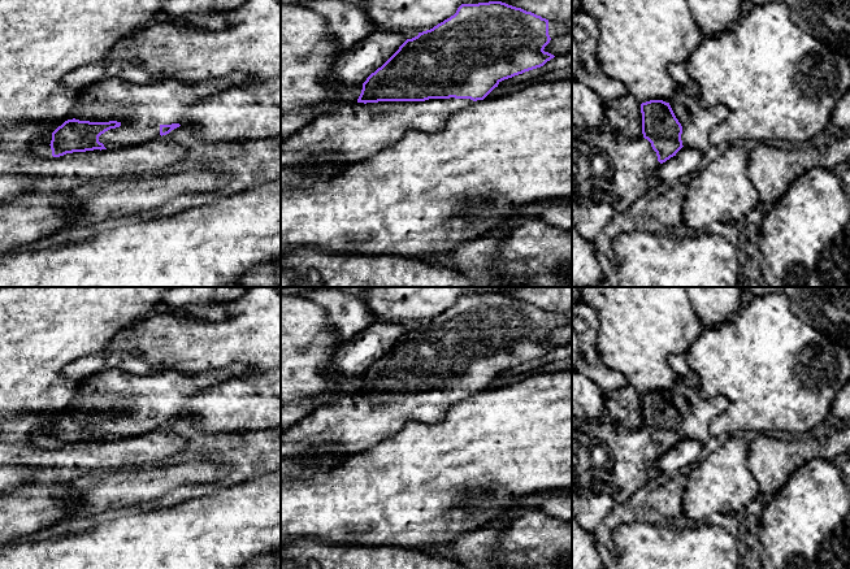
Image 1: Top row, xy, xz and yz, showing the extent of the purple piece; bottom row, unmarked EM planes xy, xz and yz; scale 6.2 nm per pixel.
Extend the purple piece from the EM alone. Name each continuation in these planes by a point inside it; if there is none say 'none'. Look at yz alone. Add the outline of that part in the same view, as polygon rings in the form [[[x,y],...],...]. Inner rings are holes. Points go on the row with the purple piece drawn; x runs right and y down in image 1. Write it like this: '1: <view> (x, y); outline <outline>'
1: yz (697, 121); outline [[[678,90],[669,100],[669,105],[682,126],[681,140],[684,147],[699,151],[702,155],[712,147],[710,133],[727,121],[729,110],[723,107],[704,108],[698,97]]]

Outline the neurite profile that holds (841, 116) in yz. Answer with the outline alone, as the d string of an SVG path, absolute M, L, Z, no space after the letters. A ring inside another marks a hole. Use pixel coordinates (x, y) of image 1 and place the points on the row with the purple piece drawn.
M850 90L838 100L831 122L850 134Z

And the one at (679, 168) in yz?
M682 147L673 157L659 165L655 175L669 186L677 186L691 177L702 156L697 149Z

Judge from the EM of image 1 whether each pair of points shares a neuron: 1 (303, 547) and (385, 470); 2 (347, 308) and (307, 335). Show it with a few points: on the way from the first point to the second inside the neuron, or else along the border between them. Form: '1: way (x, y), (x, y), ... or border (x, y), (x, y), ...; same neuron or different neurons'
1: border (317, 541), (296, 541), (294, 543); different neurons
2: border (309, 300), (325, 311), (326, 324), (343, 341); different neurons

